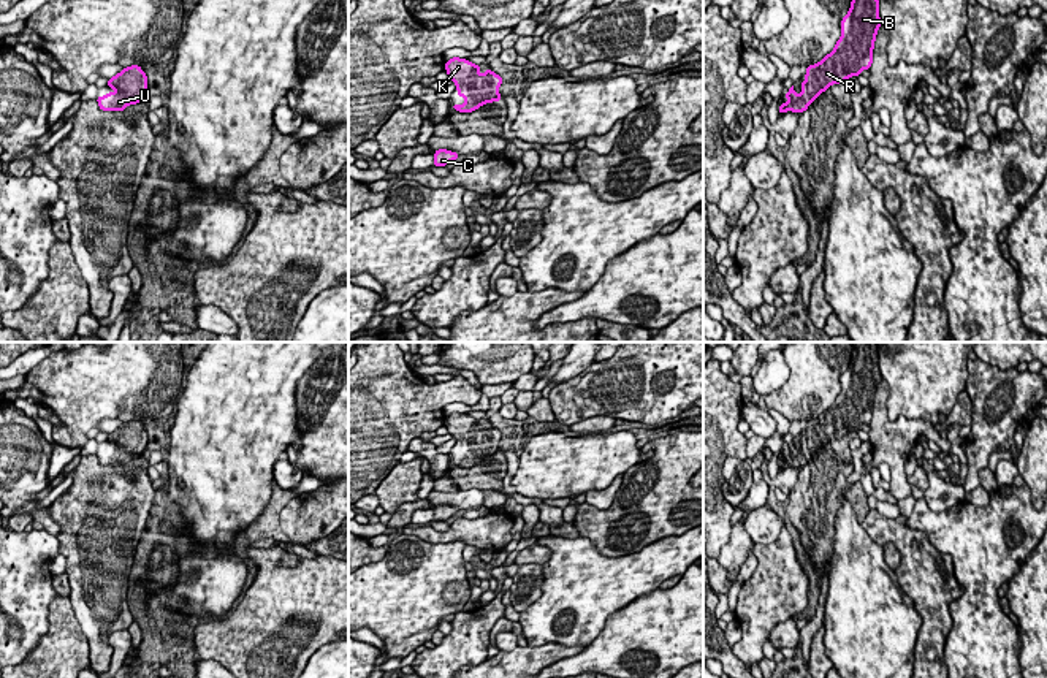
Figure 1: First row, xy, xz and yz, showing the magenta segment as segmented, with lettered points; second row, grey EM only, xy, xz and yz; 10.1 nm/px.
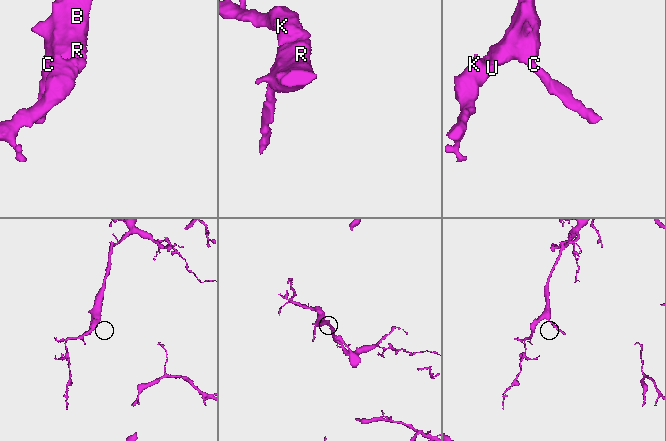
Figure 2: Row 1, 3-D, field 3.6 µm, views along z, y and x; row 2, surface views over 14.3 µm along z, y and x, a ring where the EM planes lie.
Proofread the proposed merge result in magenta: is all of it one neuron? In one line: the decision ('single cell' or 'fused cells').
single cell

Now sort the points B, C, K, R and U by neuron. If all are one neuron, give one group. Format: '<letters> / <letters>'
B C K R U

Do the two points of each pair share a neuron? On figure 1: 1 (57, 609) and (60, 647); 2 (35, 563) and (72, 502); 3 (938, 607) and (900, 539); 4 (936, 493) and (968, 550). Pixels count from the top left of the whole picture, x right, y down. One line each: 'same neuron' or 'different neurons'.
1: same neuron
2: different neurons
3: same neuron
4: different neurons

